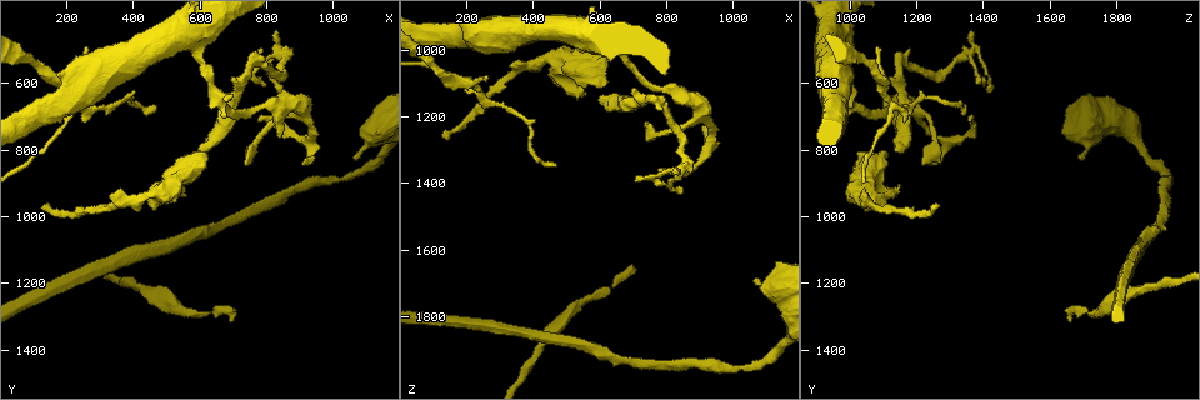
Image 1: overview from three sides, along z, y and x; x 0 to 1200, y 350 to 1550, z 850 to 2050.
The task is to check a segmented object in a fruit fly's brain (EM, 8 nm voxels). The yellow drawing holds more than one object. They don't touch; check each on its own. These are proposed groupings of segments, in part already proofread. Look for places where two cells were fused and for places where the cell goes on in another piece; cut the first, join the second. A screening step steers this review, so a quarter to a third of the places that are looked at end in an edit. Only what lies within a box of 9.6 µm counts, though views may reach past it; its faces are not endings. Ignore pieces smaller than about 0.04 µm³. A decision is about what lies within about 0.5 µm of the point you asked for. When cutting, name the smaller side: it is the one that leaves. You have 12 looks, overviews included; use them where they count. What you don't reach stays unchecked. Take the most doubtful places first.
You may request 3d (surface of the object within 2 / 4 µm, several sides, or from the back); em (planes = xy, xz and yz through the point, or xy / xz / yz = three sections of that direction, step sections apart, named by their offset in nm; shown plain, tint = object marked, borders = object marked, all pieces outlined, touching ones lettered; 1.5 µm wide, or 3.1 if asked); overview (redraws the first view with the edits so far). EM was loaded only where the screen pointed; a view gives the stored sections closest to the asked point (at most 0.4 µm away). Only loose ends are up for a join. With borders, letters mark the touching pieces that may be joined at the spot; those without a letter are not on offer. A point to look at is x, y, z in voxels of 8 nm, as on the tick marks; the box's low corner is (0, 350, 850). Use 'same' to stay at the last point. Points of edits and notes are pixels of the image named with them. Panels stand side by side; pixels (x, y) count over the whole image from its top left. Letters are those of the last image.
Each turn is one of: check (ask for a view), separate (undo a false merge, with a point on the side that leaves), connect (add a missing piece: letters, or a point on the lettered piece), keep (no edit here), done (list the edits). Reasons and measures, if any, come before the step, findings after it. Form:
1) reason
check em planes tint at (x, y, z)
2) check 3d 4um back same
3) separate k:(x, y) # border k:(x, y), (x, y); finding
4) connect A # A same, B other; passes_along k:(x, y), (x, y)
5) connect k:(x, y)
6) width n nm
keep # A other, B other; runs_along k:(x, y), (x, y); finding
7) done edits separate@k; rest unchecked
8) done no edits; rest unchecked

tapers out
check 3d 4um back at (700, 1310, 1660)

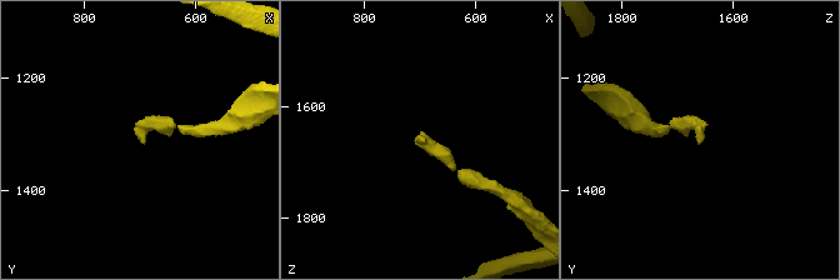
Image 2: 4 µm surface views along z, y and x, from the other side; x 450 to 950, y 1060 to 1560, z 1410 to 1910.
now the EM
check em planes borders at (695, 1315, 1665)

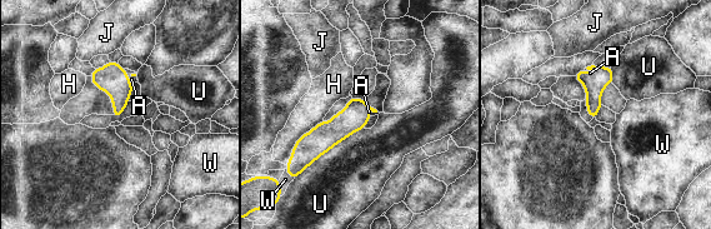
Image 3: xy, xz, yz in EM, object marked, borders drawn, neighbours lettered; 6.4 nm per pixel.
longest_contact U 500 nm
connect A # A same, H other, J other, U other, W other; the cell continues

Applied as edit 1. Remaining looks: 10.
check overview

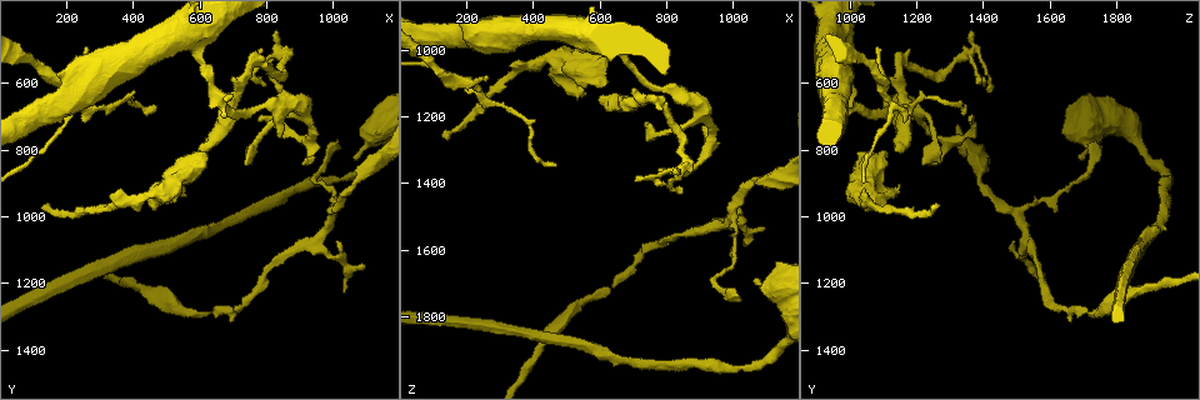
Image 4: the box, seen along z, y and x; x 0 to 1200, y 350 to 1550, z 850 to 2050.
branch stops here
check em planes plain at (250, 490, 1090)

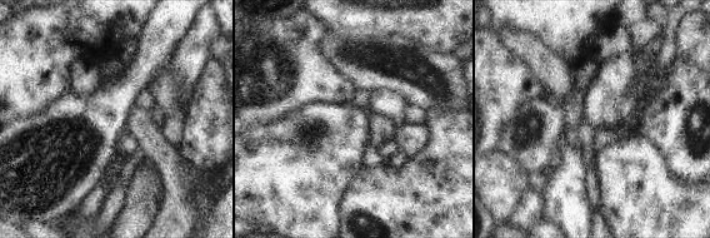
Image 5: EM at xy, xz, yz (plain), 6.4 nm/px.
what lies round it
check em planes borders same

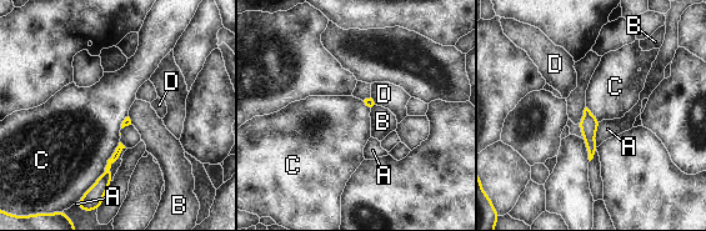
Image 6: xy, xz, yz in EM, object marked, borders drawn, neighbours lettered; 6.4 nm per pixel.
keep # A other, B other, C other, D other; border 6:(119, 141), (104, 172), (88, 189); none of them fits

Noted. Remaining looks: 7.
thick end
check 3d 4um at (1130, 750, 1640)

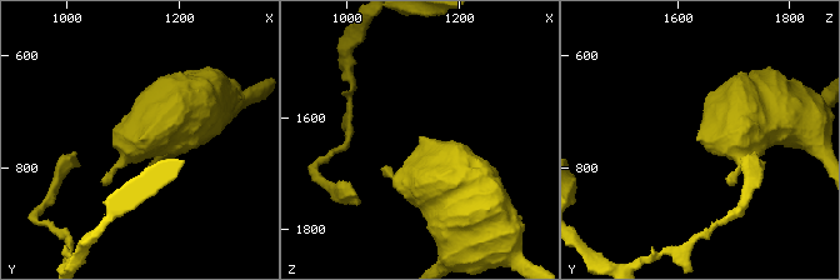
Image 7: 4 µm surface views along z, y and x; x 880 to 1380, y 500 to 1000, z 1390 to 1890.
need the tissue
check em yz step 4 borders at (1130, 755, 1630)

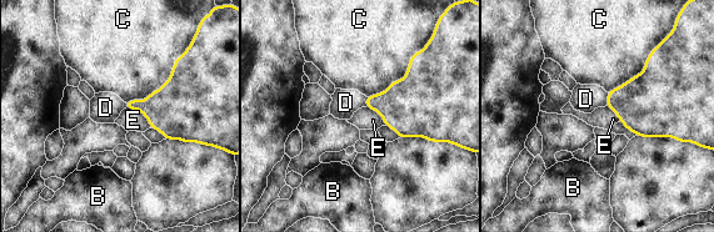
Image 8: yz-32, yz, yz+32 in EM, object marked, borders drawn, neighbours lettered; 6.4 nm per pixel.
check em planes borders same

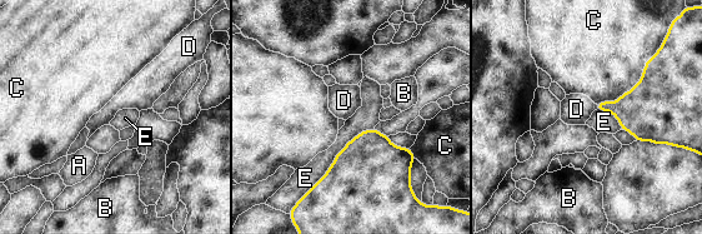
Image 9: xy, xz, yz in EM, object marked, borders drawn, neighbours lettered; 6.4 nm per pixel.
keep # A other, B other, C other, D other, E other; border 9:(595, 104), (596, 109); no lettered piece goes on from it

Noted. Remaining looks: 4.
check em xz step 4 borders at (740, 840, 1230)

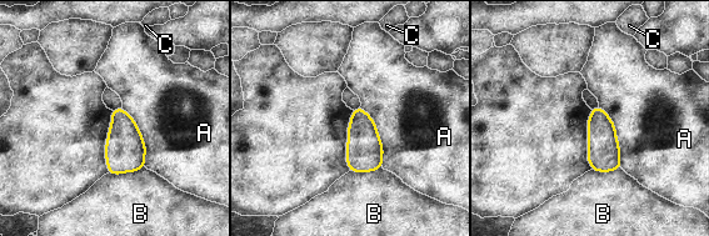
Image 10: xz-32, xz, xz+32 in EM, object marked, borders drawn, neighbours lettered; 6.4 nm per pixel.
keep # A other, B other, C other; border 10:(360, 106), (377, 127), (383, 166); no lettered piece goes on from it

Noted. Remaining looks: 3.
thick turns thin
check em xz step 4 tint at (400, 950, 1050)

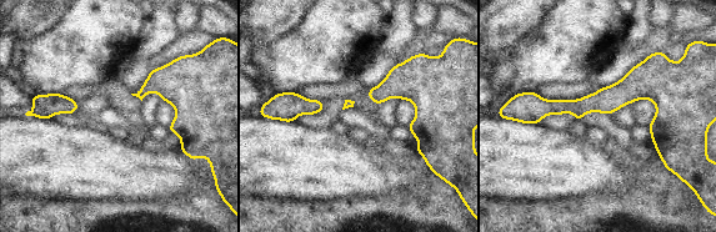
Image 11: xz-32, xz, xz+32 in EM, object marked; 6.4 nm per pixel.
another direction
check em planes borders same

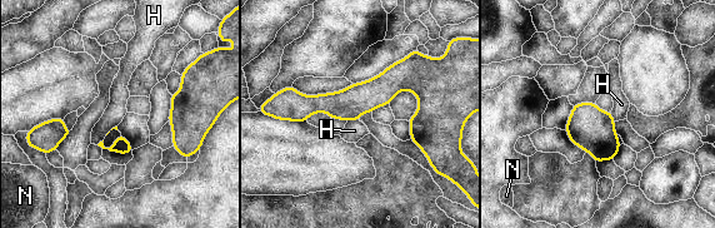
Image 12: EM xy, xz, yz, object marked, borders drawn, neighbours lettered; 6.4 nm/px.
width 20 nm
keep # H other, N other; border 12:(359, 119), (351, 119), (346, 123); one cell here

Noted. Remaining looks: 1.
done edits connect@3; rest unchecked

